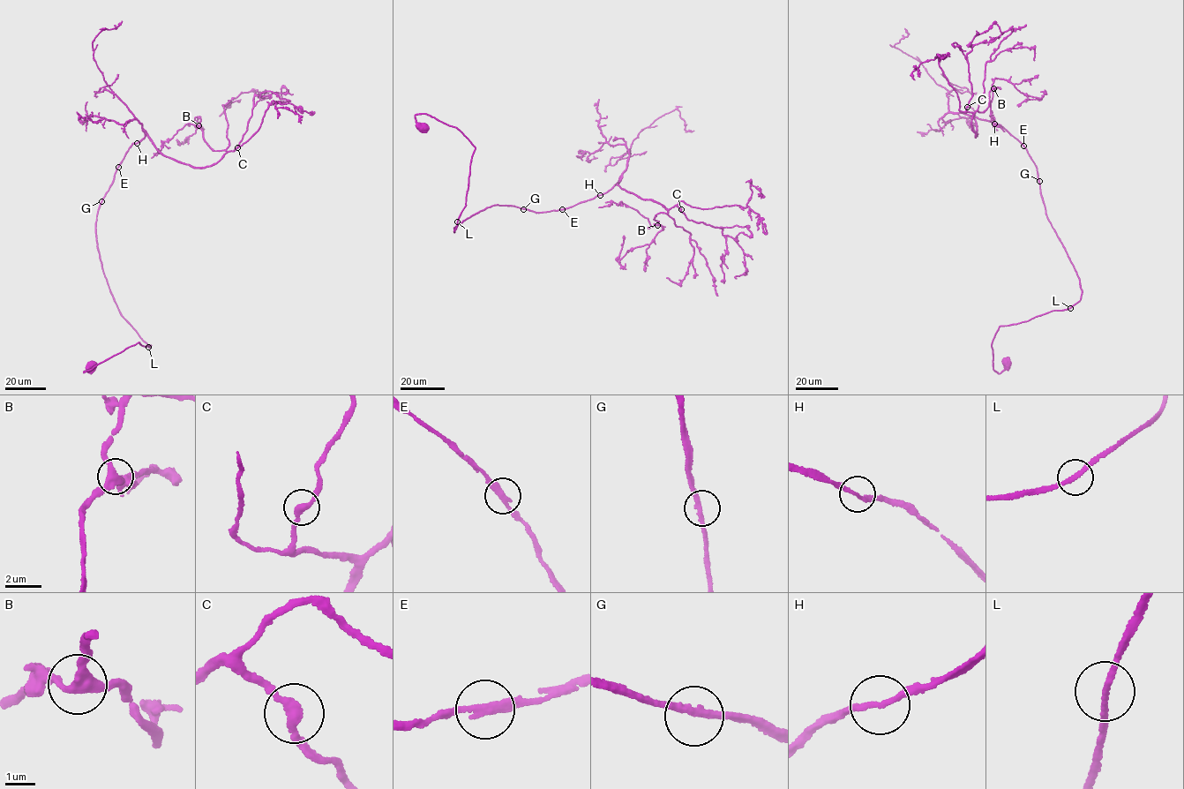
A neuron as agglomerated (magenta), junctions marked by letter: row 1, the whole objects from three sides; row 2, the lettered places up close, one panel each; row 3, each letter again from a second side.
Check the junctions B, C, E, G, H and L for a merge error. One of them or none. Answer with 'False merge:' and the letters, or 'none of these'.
False merge: none of these

